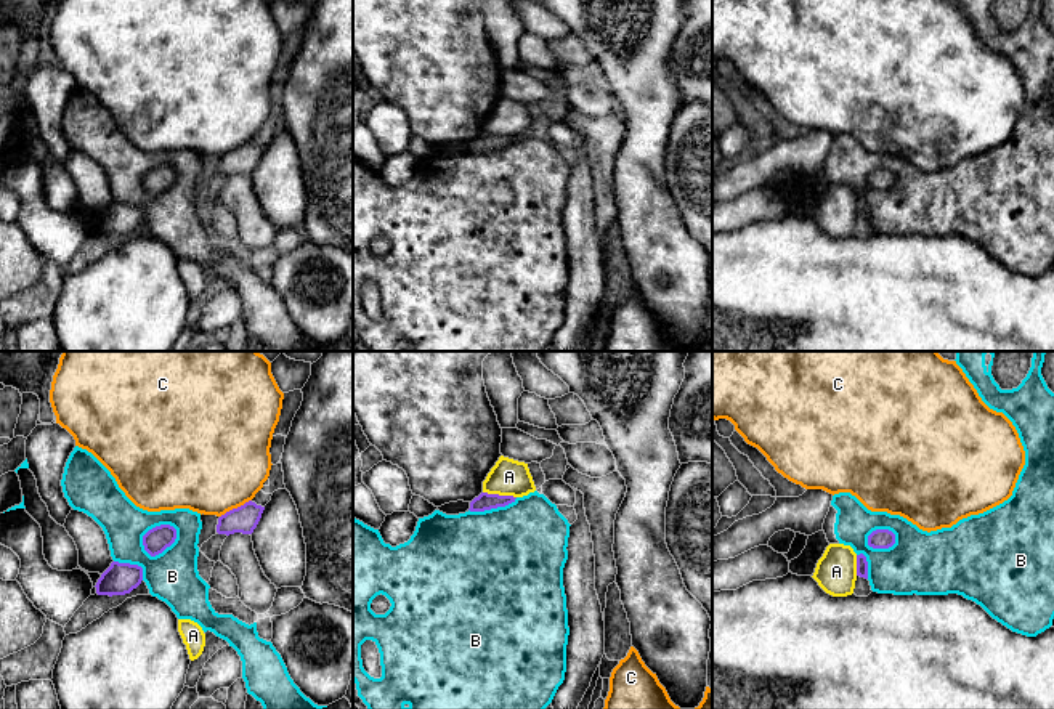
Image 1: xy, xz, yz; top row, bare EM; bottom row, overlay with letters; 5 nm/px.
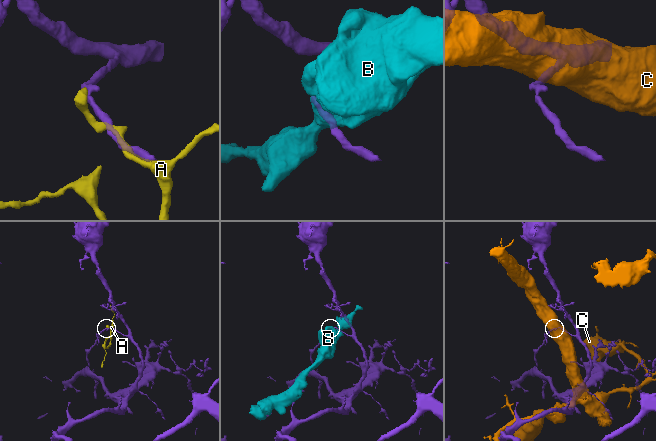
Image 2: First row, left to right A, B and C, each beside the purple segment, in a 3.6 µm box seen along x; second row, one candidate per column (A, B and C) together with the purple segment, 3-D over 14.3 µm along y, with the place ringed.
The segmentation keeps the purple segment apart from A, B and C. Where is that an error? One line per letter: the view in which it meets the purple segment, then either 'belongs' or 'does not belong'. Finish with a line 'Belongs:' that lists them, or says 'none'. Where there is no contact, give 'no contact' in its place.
A: meets purple in xz; does not belong
B: meets purple in xy; does not belong
C: meets purple in xy; does not belong
Belongs: none

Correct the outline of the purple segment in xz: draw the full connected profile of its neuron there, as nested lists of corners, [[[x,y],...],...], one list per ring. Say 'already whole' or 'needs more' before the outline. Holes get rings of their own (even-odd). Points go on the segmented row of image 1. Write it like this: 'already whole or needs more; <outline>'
already whole; [[[481,492],[478,497],[475,497],[470,502],[470,512],[484,512],[497,507],[505,507],[512,502],[515,502],[517,497],[513,496],[499,496],[499,494],[488,494]]]

